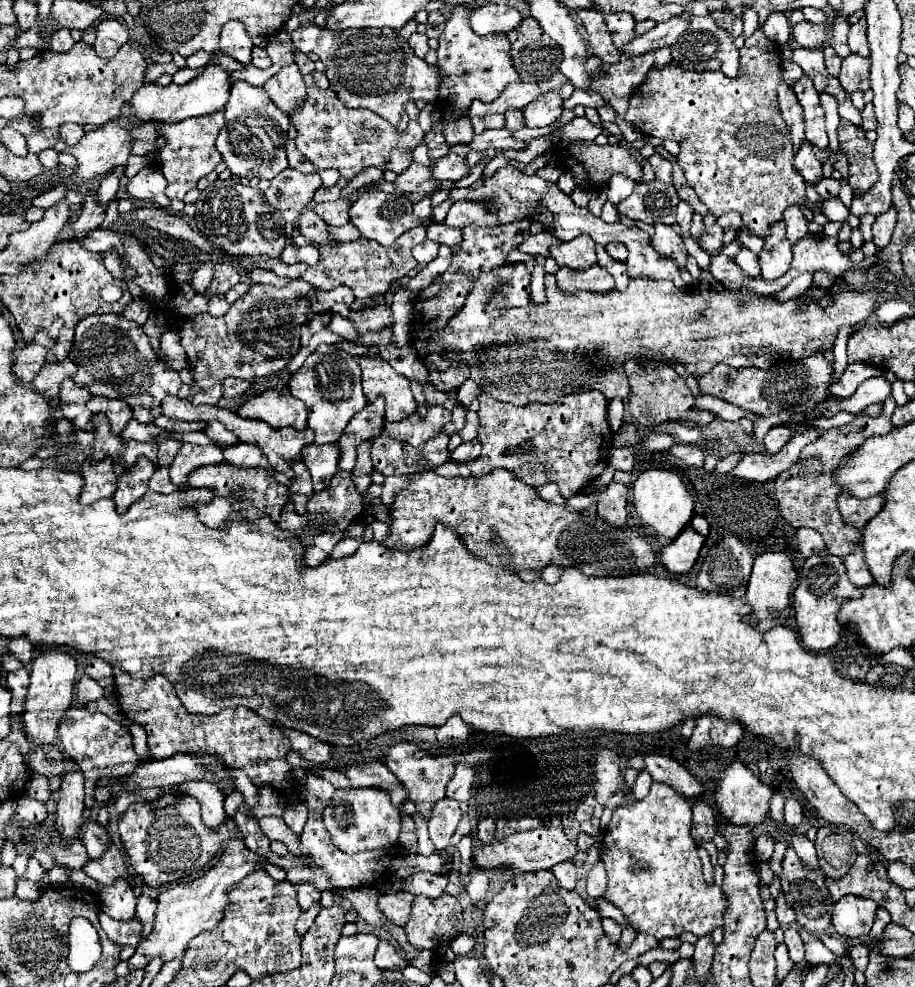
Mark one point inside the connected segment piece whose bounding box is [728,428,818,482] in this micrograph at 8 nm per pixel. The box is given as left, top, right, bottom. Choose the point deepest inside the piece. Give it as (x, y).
(753, 467)

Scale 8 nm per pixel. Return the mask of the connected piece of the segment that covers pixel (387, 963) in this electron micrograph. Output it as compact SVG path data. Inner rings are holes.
M388 940L380 942L374 960L376 960L376 966L382 970L404 970L408 966L408 960L402 958L400 952Z

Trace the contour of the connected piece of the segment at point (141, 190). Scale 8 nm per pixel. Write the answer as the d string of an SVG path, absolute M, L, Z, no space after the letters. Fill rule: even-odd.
M142 168L130 182L128 182L128 194L132 198L138 198L138 200L144 200L144 202L150 202L154 206L160 206L160 208L168 208L170 206L170 200L166 198L164 194L164 188L166 188L166 178L162 176L162 172L158 168Z

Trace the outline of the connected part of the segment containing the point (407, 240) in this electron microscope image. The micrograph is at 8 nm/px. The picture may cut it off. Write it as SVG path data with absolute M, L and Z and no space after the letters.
M416 226L410 232L404 232L392 246L382 246L374 240L358 238L348 244L338 244L334 248L326 248L320 262L316 266L310 266L302 280L310 282L314 288L320 290L332 290L336 286L348 286L352 288L358 302L364 302L368 296L382 296L386 294L390 282L394 282L400 276L406 276L418 262L412 256L412 246L426 240L426 226Z

